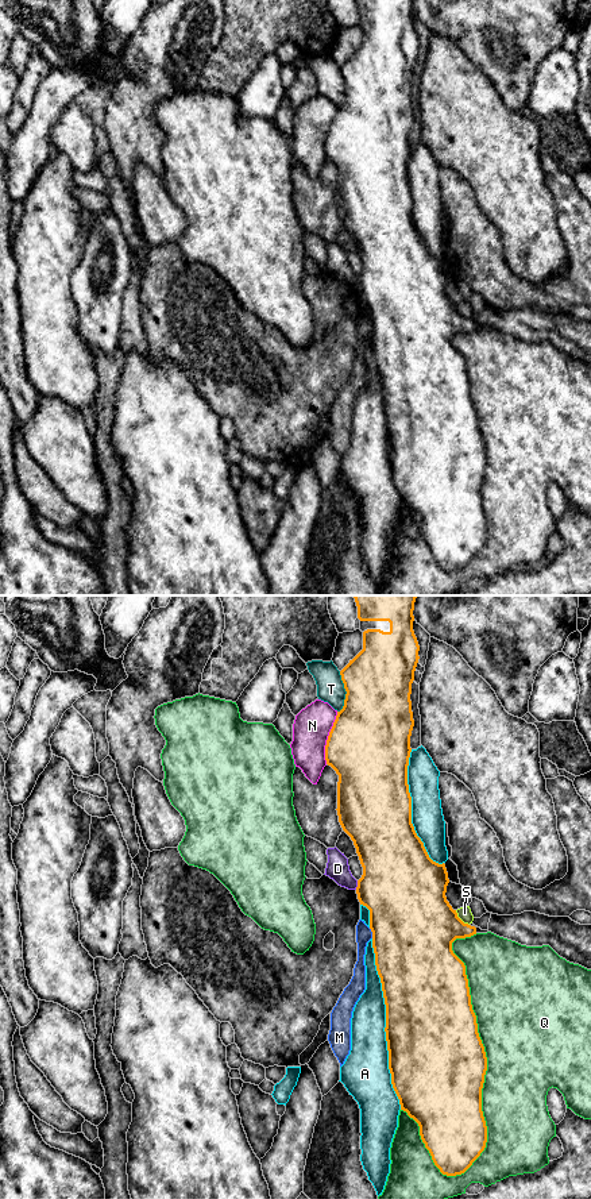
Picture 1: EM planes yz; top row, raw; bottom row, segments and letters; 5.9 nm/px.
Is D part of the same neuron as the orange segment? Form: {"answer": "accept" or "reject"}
{"answer": "reject"}

